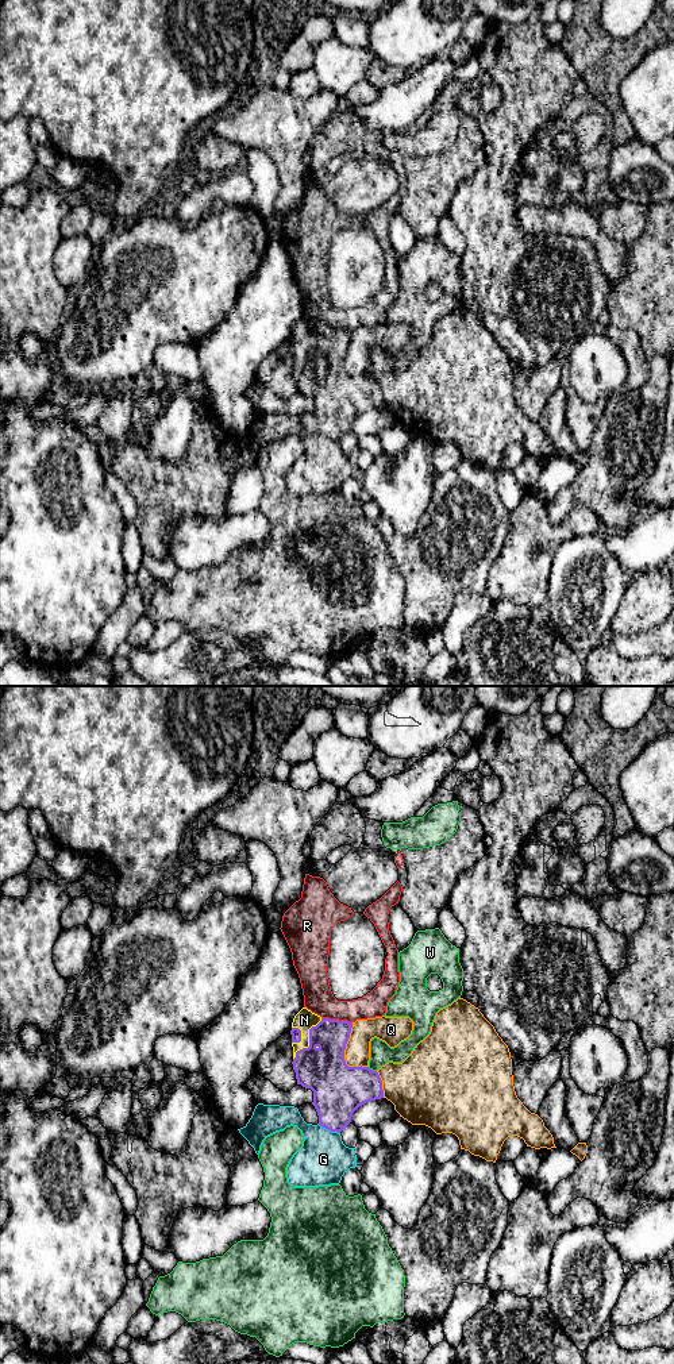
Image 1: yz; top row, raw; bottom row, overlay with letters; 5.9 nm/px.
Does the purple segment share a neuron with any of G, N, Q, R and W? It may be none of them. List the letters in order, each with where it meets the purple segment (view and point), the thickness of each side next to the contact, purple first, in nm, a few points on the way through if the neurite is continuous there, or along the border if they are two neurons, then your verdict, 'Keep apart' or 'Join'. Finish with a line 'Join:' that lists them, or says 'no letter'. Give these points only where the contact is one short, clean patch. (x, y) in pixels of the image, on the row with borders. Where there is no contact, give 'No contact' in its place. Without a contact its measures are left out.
G: Touches purple at yz (328, 1129). Thickness 300 nm (purple) against 300 nm. Keep apart
N: Touches purple at yz (309, 1040). Thickness 280 nm (purple) against 120 nm. Join
Q: Touches purple at yz (343, 1054). Thickness 300 nm (purple) against 150 nm. Keep apart
R: Touches purple at yz (336, 1020). Thickness 200 nm (purple) against 180 nm. Boundary: yz (322, 1016), (330, 1020), (347, 1020), (351, 1022). Keep apart
W: Touches purple at yz (372, 1070). Thickness 300 nm (purple) against 130 nm. Keep apart
Join: N

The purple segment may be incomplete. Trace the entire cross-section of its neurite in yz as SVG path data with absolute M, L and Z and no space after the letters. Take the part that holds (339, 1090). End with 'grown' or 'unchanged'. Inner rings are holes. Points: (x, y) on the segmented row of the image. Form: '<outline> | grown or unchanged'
M303 1007L292 1022L293 1070L297 1084L313 1091L319 1125L340 1133L350 1122L353 1113L366 1102L384 1098L382 1080L369 1067L348 1067L344 1060L346 1044L353 1022L323 1018Z | grown

